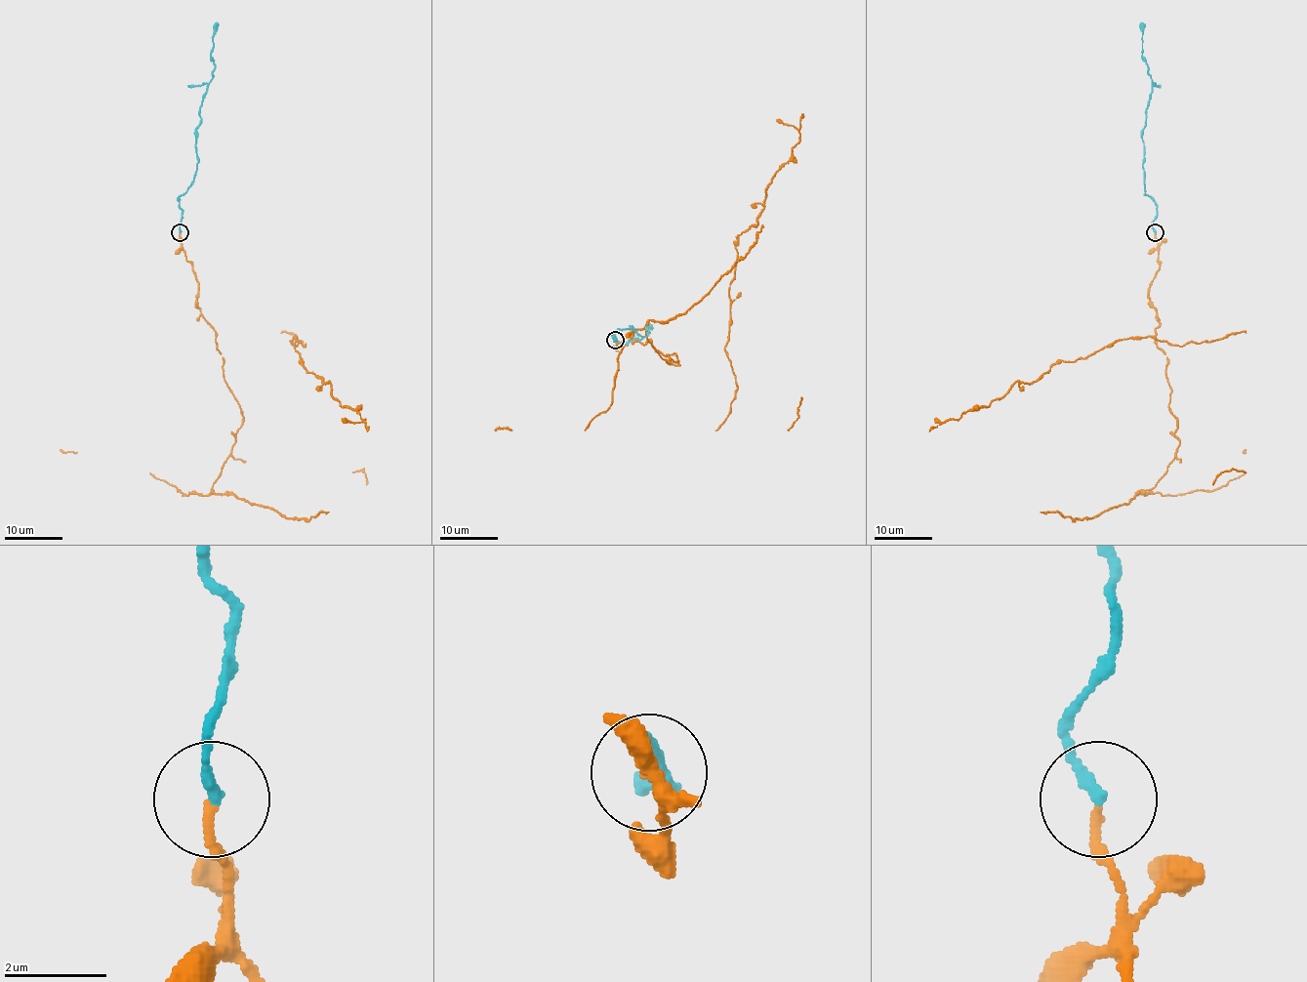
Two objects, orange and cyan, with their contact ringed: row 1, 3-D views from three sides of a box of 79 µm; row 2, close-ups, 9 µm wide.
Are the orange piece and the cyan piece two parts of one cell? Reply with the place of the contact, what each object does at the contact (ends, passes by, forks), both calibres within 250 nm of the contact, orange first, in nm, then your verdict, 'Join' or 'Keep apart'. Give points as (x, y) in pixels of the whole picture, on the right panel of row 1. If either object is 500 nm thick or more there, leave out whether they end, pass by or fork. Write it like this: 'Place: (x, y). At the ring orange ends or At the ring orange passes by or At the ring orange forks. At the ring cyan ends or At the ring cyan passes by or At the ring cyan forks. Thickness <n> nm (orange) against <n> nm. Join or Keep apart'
Place: (1155, 232). At the ring orange ends. At the ring cyan ends. Thickness 180 nm (orange) against 220 nm. Join

